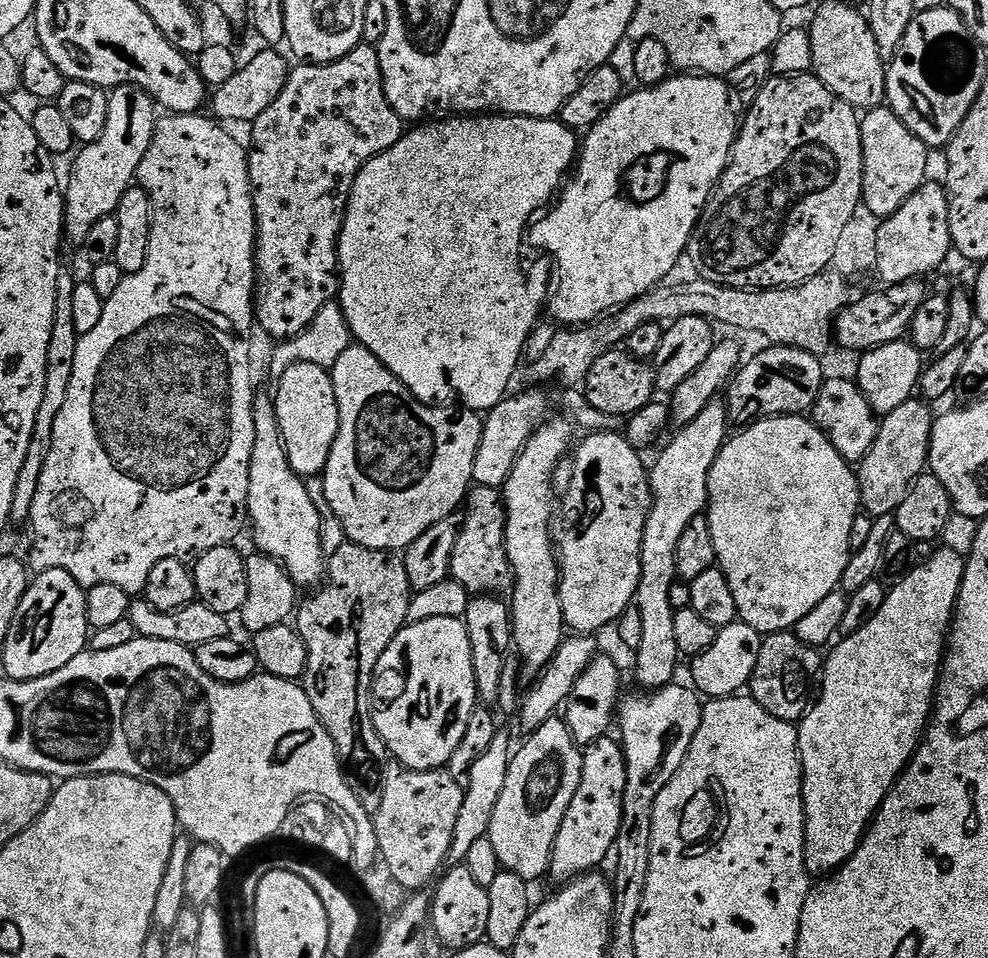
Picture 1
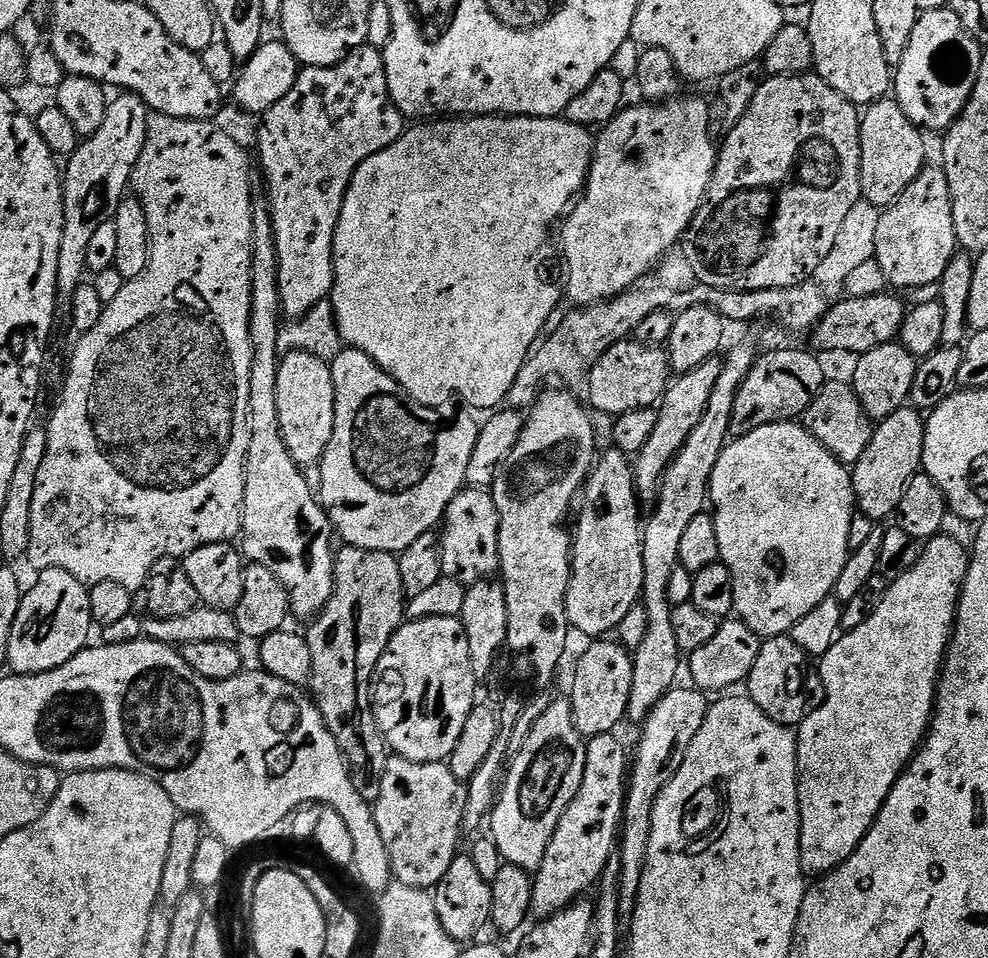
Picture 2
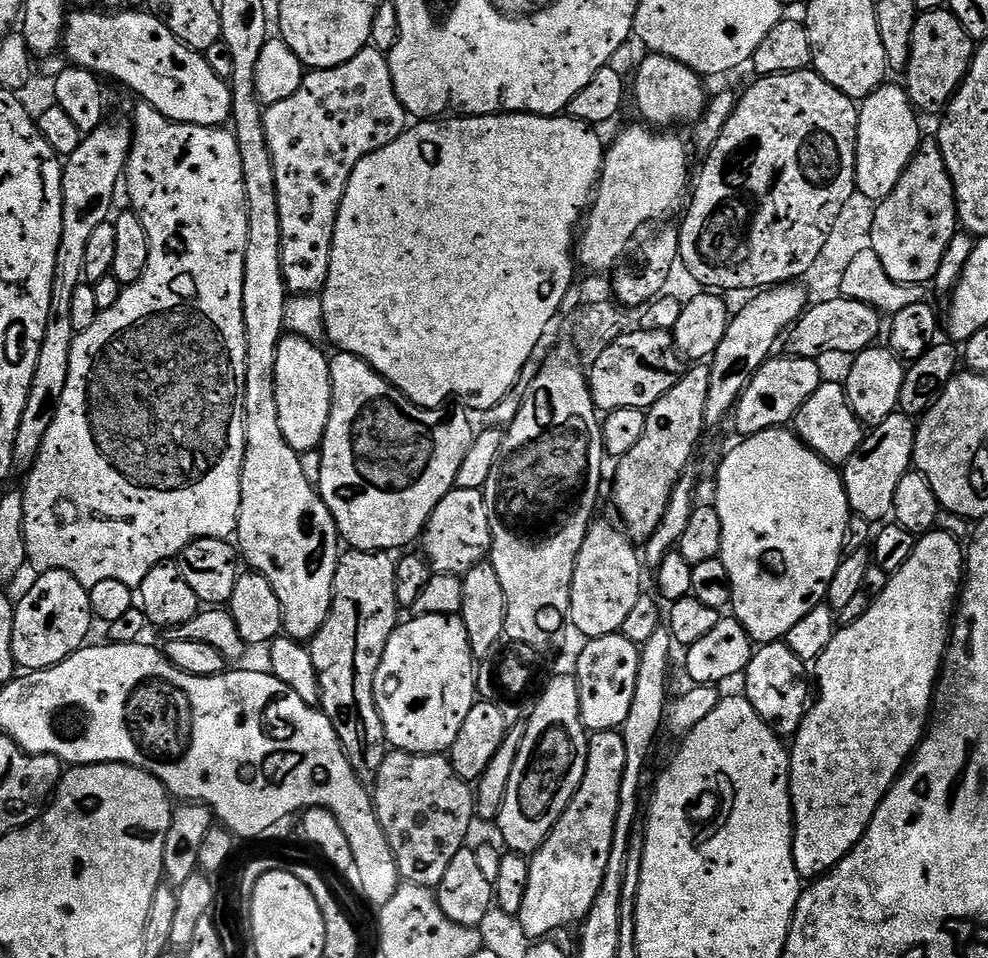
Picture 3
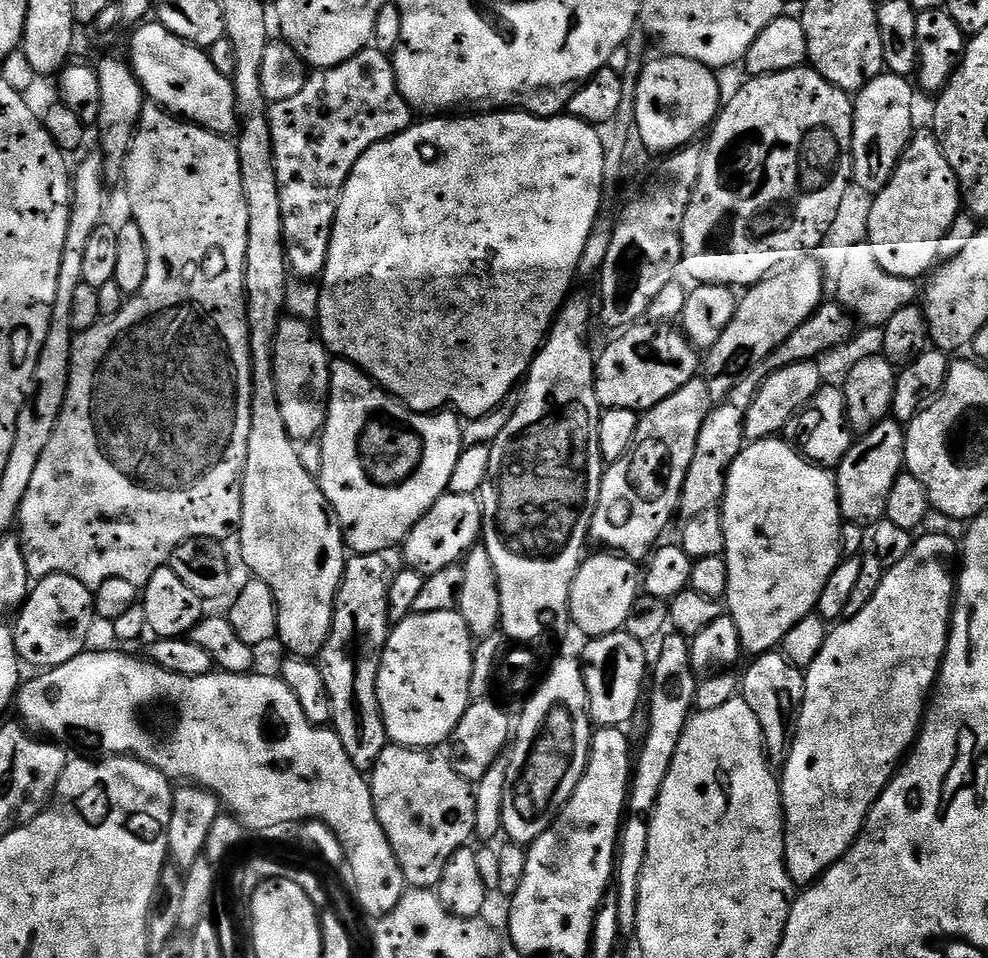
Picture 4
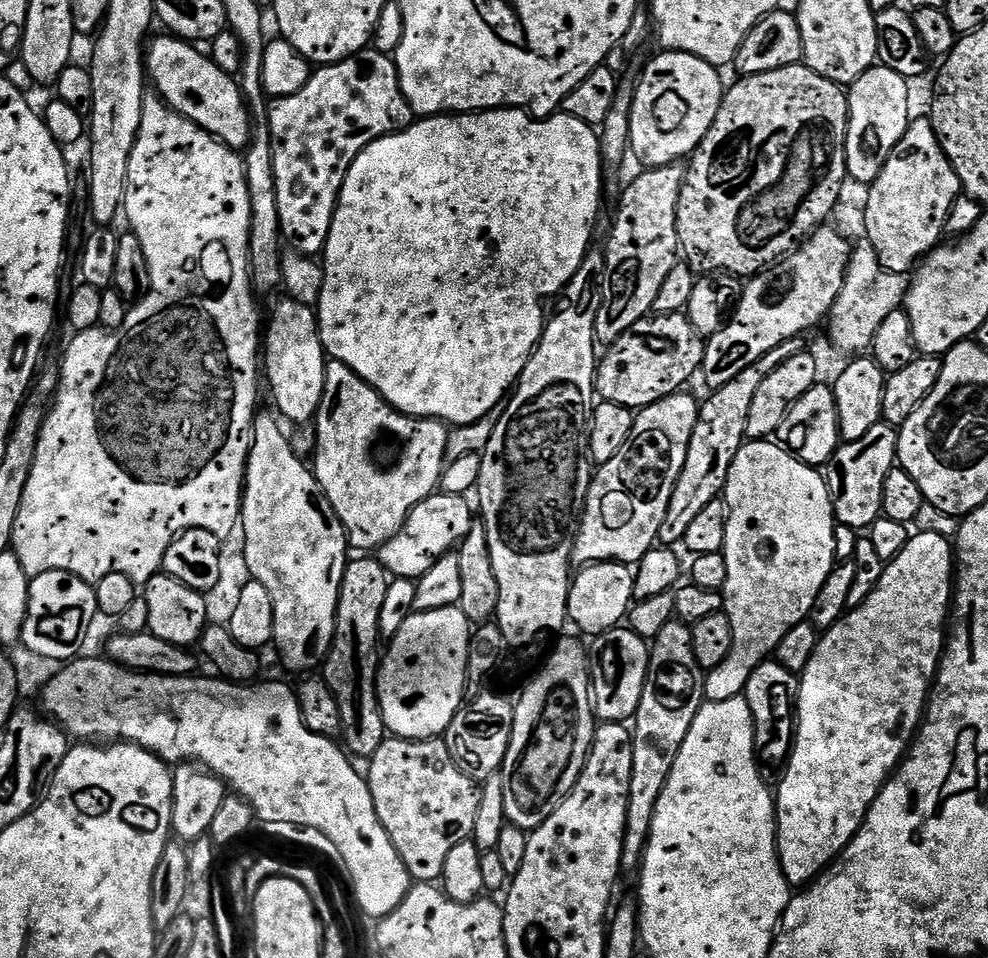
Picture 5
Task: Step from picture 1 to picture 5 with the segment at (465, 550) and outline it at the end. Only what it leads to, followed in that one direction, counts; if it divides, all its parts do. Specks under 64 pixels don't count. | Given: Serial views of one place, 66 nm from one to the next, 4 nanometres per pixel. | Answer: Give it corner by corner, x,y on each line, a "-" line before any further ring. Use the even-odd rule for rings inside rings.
440,490
418,502
418,506
410,510
407,522
378,550
382,567
401,580
419,580
426,570
430,570
430,566
434,566
434,562
438,562
438,558
449,555
466,538
466,534
470,534
474,508
466,501
464,496
452,496

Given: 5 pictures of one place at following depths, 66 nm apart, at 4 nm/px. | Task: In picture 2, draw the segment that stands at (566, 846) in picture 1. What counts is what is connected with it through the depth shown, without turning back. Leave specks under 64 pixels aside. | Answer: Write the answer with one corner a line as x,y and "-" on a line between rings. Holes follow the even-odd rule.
607,732
597,736
587,737
586,740
586,766
582,774
582,786
578,786
578,794
566,806
558,826
554,830
554,838
550,838
550,846
546,846
546,858
542,858
540,871
535,873
532,882
532,916
547,918
570,904
575,904
581,899
583,892
588,892
597,887
600,875
608,864
608,859
613,859
618,848
620,834
620,821
624,819
624,797
630,783
630,752
624,749
624,744
619,740
619,735

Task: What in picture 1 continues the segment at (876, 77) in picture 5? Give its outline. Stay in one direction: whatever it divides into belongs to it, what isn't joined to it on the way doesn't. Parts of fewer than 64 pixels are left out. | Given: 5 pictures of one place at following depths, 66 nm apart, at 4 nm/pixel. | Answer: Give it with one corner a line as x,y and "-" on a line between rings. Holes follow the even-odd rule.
887,106
869,108
863,113
860,121
862,134
862,158
864,159
864,187
863,207
870,210
870,214
878,217
889,216
914,194
929,179
928,155
930,149
894,114

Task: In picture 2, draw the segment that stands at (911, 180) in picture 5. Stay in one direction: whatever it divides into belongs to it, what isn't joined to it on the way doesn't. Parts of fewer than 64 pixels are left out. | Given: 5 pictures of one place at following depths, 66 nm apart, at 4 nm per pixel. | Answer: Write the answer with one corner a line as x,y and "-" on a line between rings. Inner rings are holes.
925,166
918,178
902,190
899,198
881,211
874,246
874,259
892,288
911,290
940,282
947,266
958,253
950,186
943,167

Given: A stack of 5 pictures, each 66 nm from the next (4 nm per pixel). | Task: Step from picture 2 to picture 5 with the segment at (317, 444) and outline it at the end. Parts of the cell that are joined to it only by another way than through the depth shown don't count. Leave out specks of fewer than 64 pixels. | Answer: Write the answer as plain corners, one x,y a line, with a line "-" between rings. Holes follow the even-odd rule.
284,298
273,310
272,321
269,324
267,321
262,336
262,368
266,373
266,384
272,387
272,400
277,408
275,411
285,421
293,420
296,424
315,421
324,393
325,363
324,344
320,341
320,322
313,306

